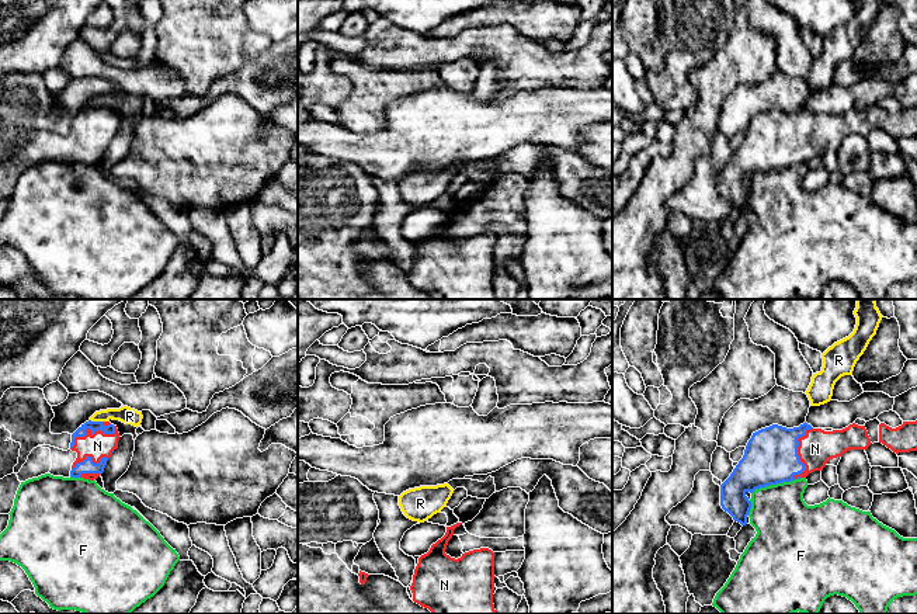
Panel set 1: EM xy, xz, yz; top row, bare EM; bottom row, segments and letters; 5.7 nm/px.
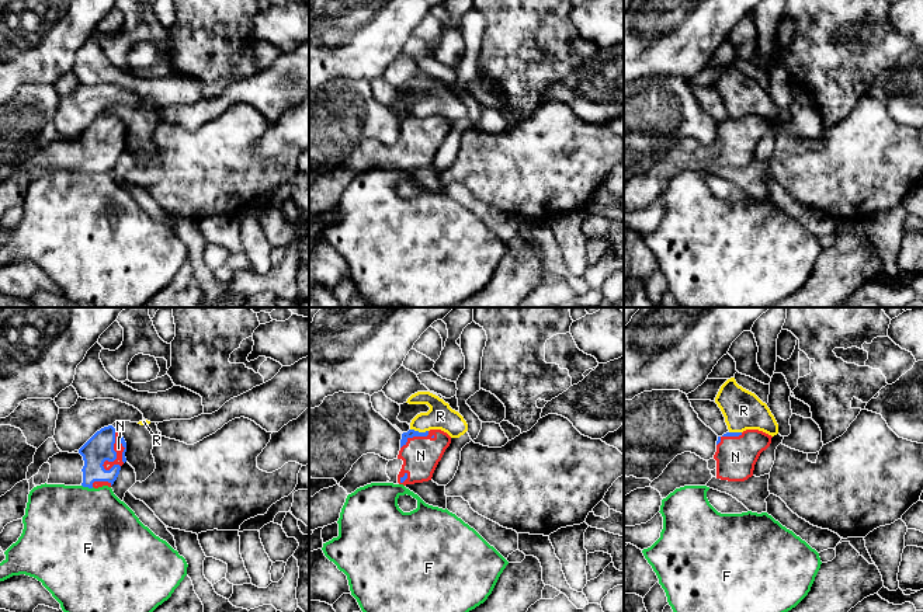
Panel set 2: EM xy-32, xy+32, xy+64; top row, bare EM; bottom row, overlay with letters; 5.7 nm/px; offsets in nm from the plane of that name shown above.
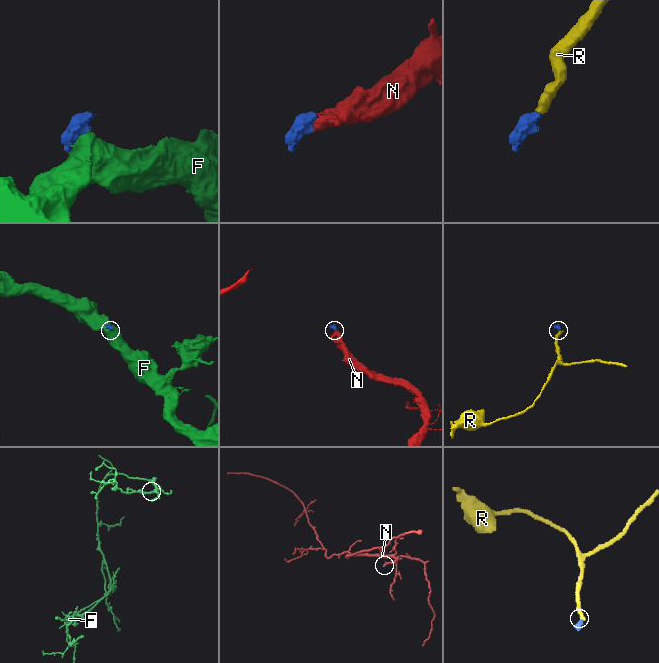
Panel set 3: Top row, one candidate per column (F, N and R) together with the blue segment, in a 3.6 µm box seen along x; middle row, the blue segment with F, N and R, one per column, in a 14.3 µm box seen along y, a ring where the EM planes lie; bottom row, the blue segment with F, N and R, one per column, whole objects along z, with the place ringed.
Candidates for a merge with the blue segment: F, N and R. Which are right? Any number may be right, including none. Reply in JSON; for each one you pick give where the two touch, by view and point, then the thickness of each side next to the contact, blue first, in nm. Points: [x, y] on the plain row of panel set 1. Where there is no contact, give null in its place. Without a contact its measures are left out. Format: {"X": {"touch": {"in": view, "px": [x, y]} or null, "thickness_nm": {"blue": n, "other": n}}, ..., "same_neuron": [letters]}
{"N": {"touch": {"in": "yz", "px": [796, 138]}, "thickness_nm": {"blue": 300, "other": 190}}, "same_neuron": ["N"]}

